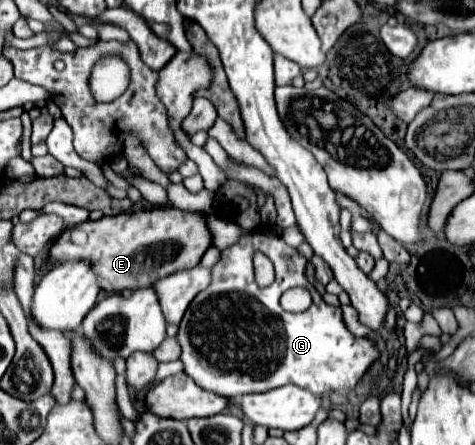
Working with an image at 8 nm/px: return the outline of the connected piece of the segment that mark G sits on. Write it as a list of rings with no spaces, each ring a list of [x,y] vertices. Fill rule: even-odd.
[[[256,228],[244,230],[236,244],[220,252],[220,260],[212,266],[210,286],[194,298],[182,318],[178,342],[182,346],[180,360],[184,362],[184,372],[200,388],[222,394],[224,398],[238,398],[252,392],[268,392],[286,384],[294,384],[316,396],[324,396],[330,390],[342,392],[354,388],[380,356],[376,342],[372,338],[356,338],[354,334],[350,334],[344,324],[342,310],[322,300],[318,290],[306,280],[304,270],[306,258],[296,248],[288,246],[280,236],[266,234]],[[256,252],[266,254],[276,268],[276,280],[266,288],[260,288],[254,280],[252,258]],[[294,286],[302,286],[312,294],[312,306],[298,314],[286,312],[280,306],[280,296]]]

